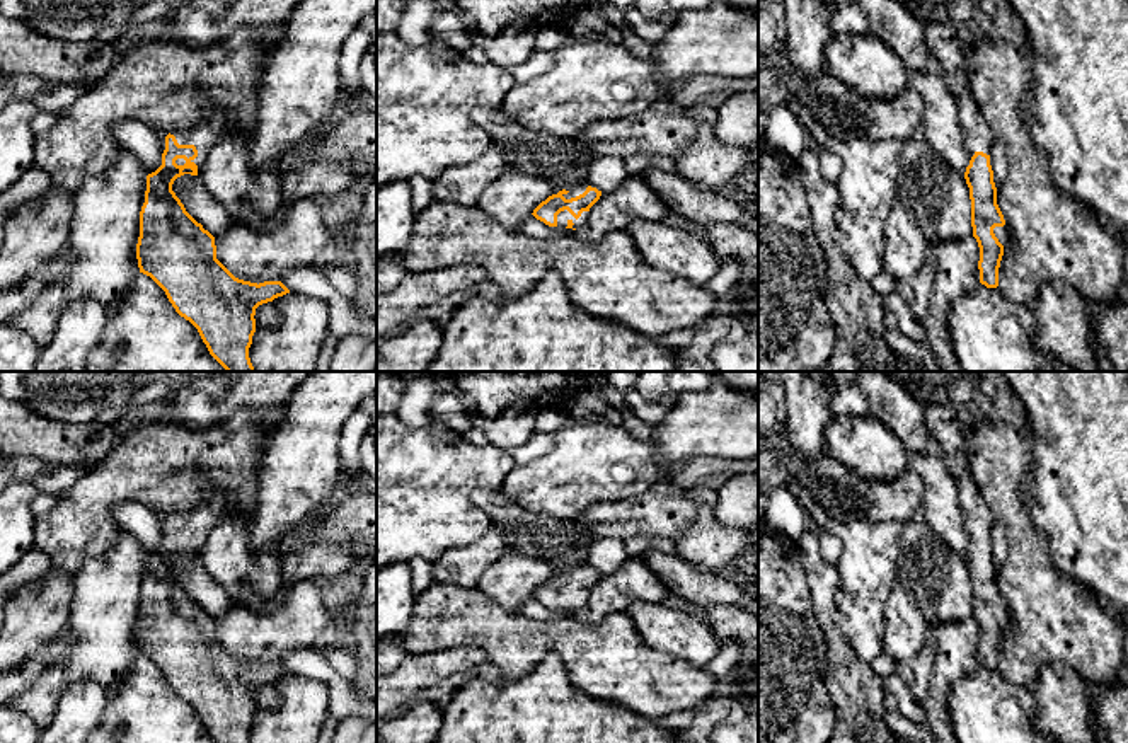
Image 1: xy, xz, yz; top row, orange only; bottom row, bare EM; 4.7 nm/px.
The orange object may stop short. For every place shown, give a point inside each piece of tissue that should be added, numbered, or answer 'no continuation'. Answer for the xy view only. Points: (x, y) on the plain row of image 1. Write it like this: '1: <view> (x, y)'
1: xy (203, 517)

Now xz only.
1: xz (563, 599)

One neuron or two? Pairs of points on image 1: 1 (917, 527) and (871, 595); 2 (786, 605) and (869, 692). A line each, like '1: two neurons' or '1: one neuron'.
1: two neurons
2: two neurons

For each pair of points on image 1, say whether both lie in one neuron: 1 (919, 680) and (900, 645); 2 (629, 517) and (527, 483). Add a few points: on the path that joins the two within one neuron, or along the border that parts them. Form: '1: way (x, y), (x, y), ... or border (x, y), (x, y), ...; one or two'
1: border (929, 622), (926, 646), (919, 655); two
2: border (633, 495), (622, 500), (598, 500), (573, 518); two

